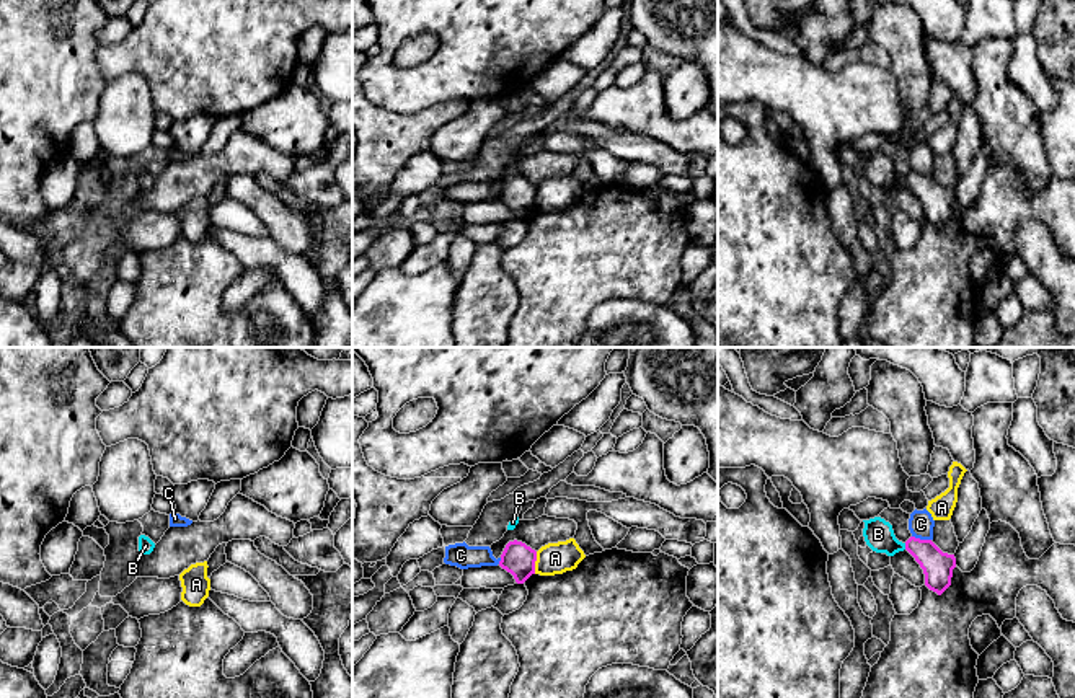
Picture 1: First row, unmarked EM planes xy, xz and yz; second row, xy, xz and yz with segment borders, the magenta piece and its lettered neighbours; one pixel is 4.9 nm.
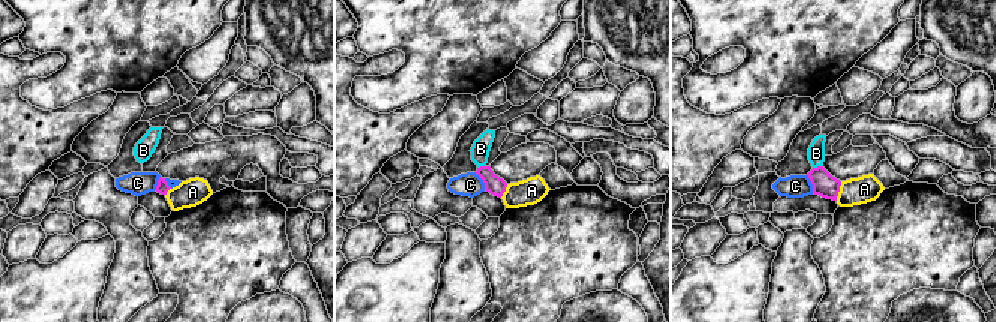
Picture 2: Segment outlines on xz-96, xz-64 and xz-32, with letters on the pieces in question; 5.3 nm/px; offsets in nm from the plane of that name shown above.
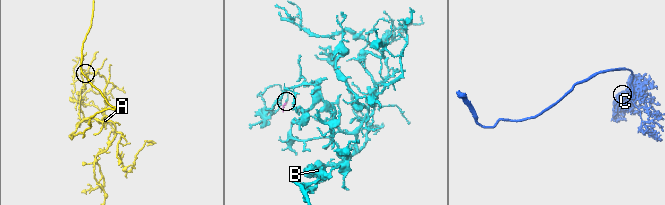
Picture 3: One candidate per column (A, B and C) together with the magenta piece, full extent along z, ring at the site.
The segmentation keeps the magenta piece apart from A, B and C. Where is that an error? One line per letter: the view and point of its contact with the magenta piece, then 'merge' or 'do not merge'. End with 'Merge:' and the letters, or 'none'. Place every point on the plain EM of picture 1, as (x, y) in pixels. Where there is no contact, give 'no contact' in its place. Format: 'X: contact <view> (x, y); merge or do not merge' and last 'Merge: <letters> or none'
A: contact xz (534, 198); do not merge
B: contact yz (906, 181); merge
C: contact yz (922, 175); do not merge
Merge: B

